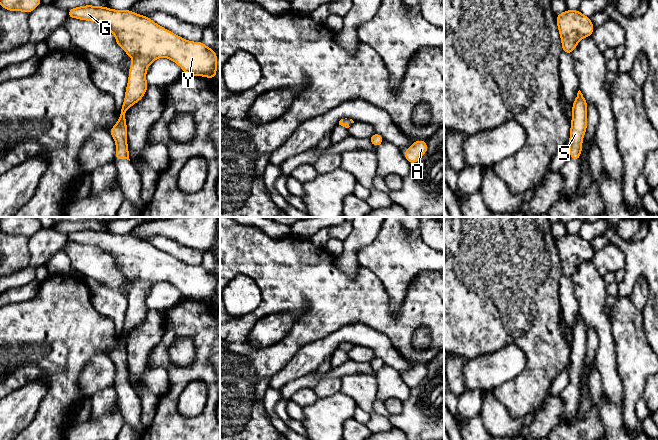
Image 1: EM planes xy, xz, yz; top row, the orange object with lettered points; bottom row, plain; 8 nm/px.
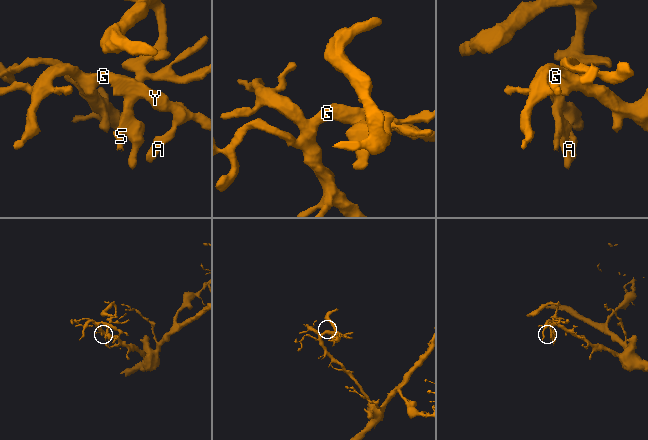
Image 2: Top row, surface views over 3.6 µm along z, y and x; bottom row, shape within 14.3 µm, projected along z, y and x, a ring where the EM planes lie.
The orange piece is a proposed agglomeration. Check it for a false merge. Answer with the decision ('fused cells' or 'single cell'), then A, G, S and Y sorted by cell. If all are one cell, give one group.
single cell; groups A G S Y

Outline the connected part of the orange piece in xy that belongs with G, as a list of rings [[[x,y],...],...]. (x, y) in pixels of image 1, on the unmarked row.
[[[86,229],[69,233],[67,242],[92,245],[107,252],[115,259],[116,268],[133,283],[133,287],[129,292],[129,303],[124,327],[120,333],[120,340],[118,346],[109,355],[116,367],[115,385],[119,383],[130,385],[125,336],[144,321],[149,311],[145,304],[147,290],[151,289],[154,284],[165,281],[178,288],[185,298],[215,303],[217,297],[217,277],[214,274],[207,271],[202,265],[192,266],[179,261],[164,251],[159,250],[147,240],[130,234],[112,234],[108,231]]]

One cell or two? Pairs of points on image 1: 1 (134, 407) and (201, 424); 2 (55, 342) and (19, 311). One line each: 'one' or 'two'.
1: two
2: one

